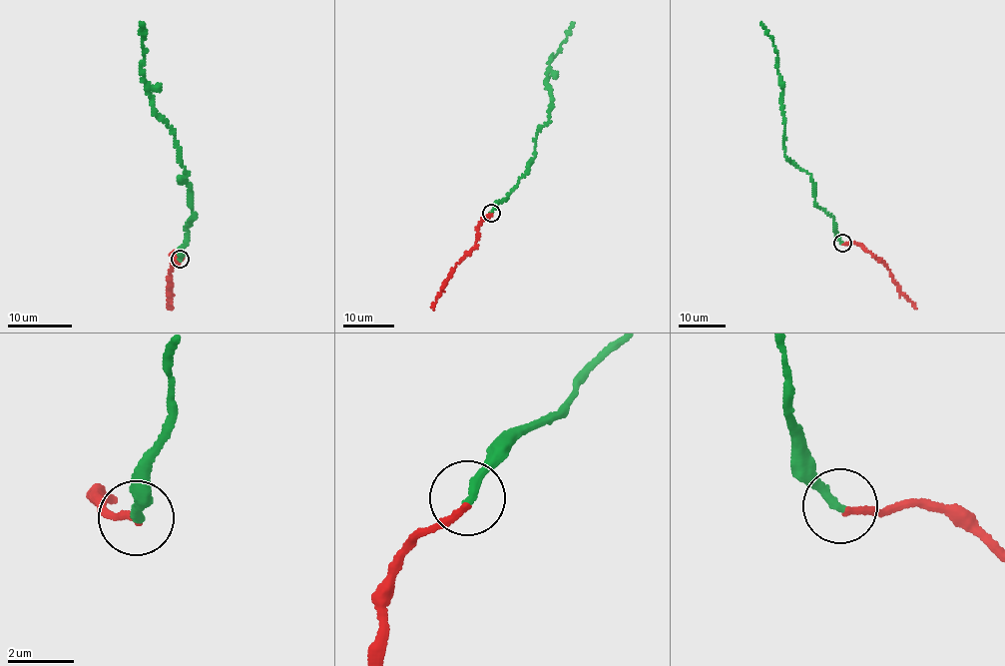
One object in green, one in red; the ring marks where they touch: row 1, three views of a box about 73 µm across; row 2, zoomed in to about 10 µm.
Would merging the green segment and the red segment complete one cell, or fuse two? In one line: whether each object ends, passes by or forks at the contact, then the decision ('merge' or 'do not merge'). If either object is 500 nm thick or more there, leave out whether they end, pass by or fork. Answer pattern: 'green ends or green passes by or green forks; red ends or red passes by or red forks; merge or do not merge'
green ends; red ends; merge

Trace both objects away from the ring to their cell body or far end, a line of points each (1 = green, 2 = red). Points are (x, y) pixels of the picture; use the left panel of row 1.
1: (181, 259), (194, 217), (191, 188), (180, 179), (185, 170), (176, 134), (155, 111), (147, 90), (142, 22)
2: (181, 258), (174, 254), (180, 259), (173, 263), (169, 274), (169, 304), (173, 309)

